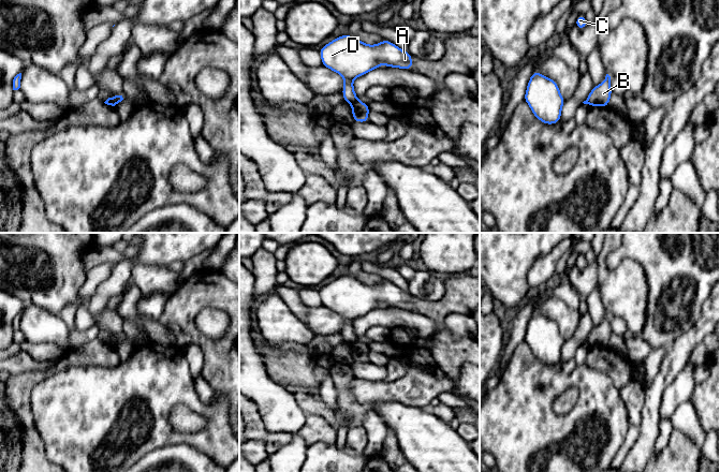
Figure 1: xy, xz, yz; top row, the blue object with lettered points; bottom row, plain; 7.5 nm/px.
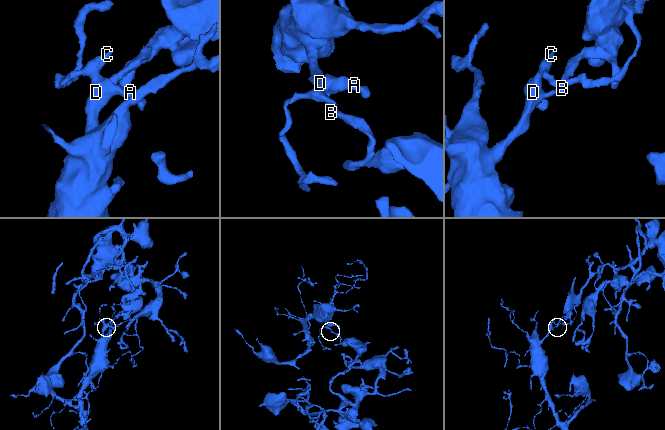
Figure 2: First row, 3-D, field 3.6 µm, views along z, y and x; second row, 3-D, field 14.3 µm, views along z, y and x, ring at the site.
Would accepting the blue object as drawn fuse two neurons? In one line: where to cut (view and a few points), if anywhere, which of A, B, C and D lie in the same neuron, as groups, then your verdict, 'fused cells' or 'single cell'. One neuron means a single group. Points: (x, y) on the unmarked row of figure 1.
cut xz (357, 340), (352, 344); groups A C D / B; fused cells

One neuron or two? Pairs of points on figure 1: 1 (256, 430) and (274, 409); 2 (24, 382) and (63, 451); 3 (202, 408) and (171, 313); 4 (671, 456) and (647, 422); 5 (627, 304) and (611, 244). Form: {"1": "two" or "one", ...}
{"1": "two", "2": "two", "3": "two", "4": "two", "5": "one"}

